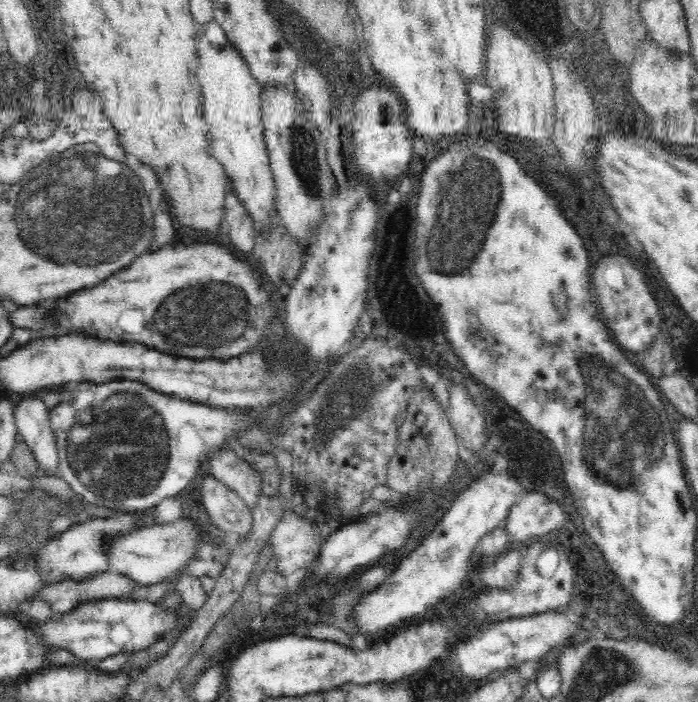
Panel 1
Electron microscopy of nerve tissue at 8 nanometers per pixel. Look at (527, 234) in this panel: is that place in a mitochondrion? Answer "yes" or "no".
no

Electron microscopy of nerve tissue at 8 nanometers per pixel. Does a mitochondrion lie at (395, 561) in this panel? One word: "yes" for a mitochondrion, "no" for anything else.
no

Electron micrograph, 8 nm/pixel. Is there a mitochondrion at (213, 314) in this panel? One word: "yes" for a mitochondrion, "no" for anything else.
yes

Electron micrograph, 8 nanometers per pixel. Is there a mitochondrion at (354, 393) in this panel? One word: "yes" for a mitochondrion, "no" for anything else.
yes

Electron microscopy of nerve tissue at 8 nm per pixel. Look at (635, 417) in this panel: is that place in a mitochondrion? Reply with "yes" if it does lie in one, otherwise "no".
yes

